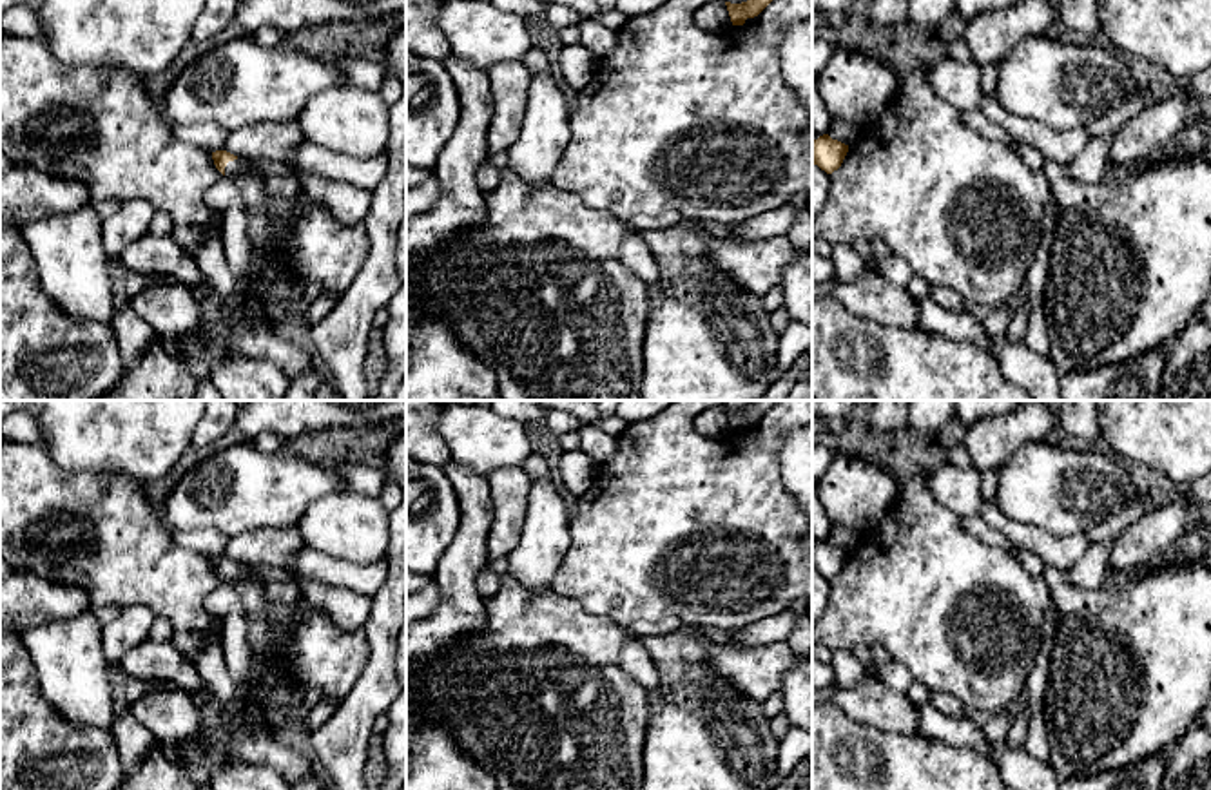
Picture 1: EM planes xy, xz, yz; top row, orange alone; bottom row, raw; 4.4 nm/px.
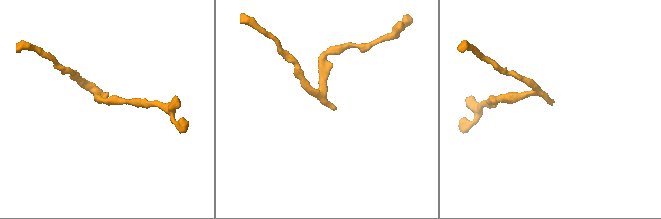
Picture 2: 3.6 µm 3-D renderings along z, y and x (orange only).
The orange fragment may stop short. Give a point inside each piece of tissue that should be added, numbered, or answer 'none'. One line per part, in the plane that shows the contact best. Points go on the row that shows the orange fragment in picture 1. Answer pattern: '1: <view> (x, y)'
1: xy (276, 187)

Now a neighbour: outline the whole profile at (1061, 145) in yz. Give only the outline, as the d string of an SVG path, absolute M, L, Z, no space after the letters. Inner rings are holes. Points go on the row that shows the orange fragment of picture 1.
M986 96L979 111L993 123L1003 127L1013 140L1035 147L1044 159L1053 159L1068 167L1090 143L1086 127L1068 130L1048 129L1030 118L1021 118L1006 111L995 96Z

